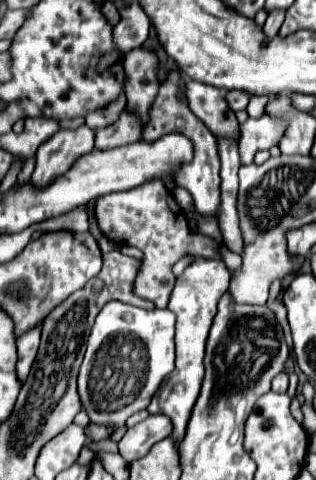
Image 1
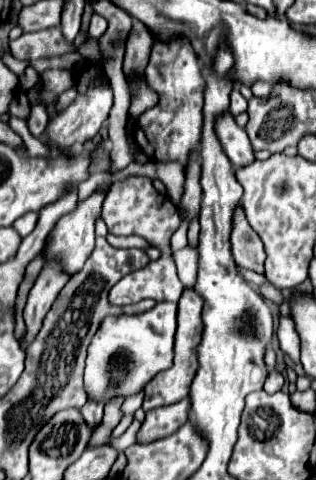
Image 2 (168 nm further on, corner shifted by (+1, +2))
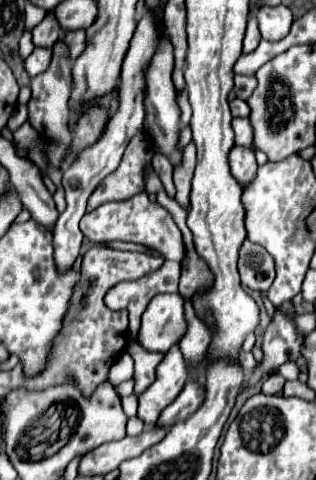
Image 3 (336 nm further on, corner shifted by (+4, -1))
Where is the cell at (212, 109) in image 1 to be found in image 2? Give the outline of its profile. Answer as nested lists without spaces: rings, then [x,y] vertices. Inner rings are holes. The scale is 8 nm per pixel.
[[[223,112],[215,118],[215,134],[235,168],[247,166],[251,160],[255,160],[247,132],[235,124],[231,112]]]

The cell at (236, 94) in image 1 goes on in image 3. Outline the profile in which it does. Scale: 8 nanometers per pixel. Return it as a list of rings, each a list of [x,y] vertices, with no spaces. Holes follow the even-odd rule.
[[[242,99],[230,101],[230,111],[232,111],[234,117],[248,117],[248,115],[250,115],[250,107],[248,107],[248,103],[242,101]]]

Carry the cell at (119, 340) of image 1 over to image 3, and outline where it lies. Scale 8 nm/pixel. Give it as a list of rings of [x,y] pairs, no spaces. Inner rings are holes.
[[[160,293],[148,303],[142,315],[138,343],[148,351],[164,353],[186,335],[186,329],[184,299],[178,293]]]

